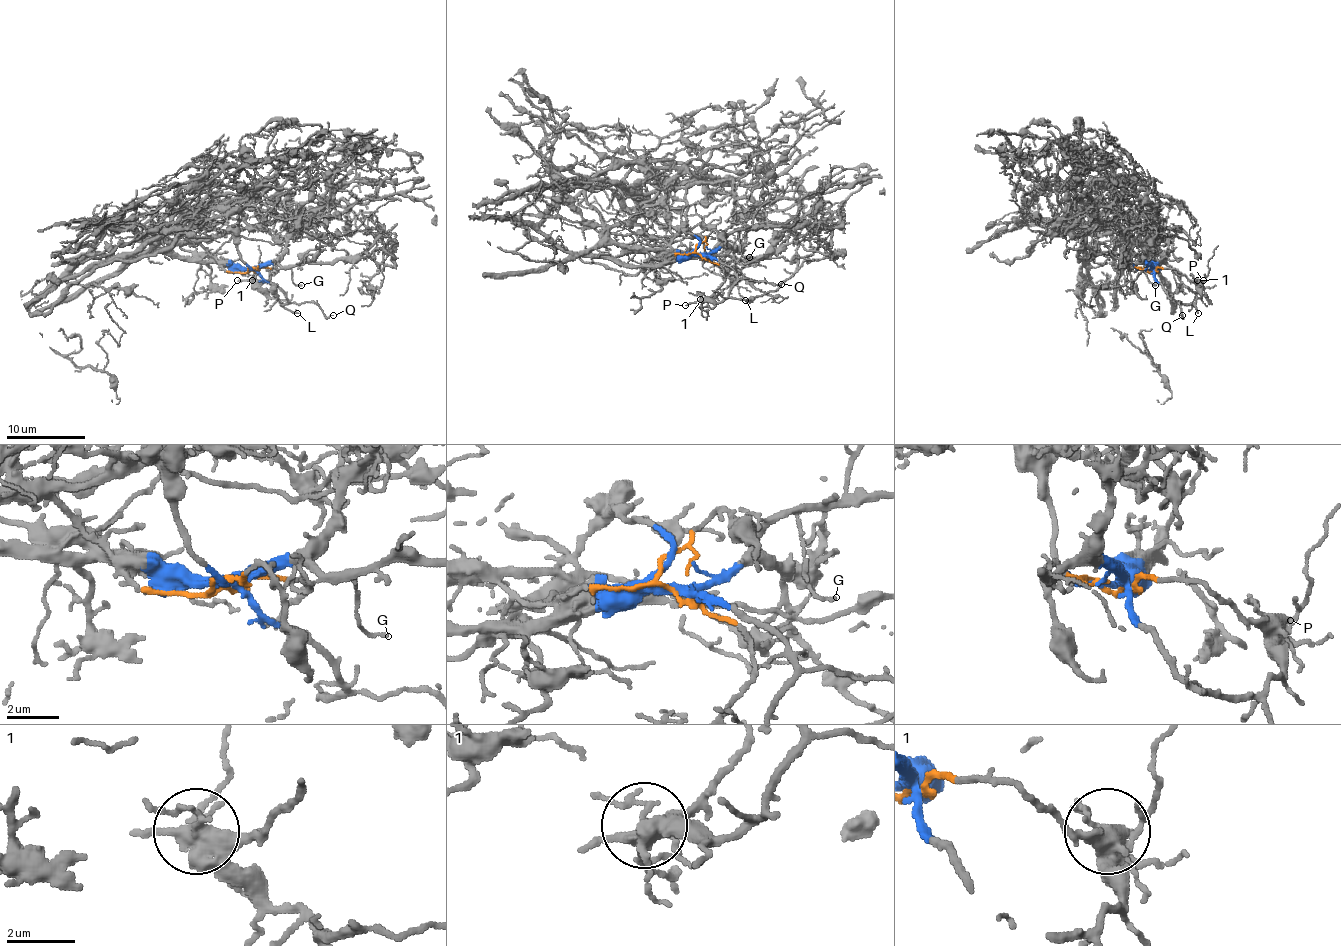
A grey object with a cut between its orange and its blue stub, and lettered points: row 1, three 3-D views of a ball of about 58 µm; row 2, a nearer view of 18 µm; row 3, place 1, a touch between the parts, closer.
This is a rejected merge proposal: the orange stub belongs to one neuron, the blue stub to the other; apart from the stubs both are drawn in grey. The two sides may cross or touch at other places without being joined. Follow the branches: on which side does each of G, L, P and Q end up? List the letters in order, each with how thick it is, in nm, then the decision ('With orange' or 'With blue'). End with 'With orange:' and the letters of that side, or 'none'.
G: Thickness 120 nm. With blue
L: Thickness 170 nm. With blue
P: Thickness 170 nm. With orange
Q: Thickness 150 nm. With blue
With orange: P

